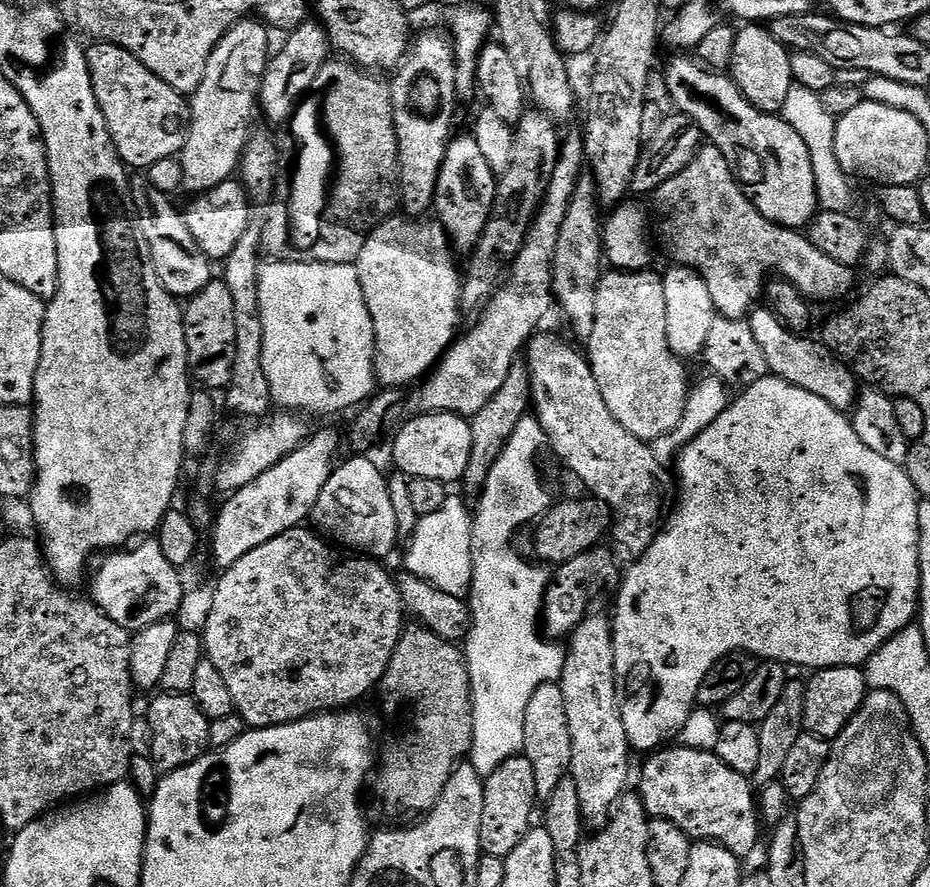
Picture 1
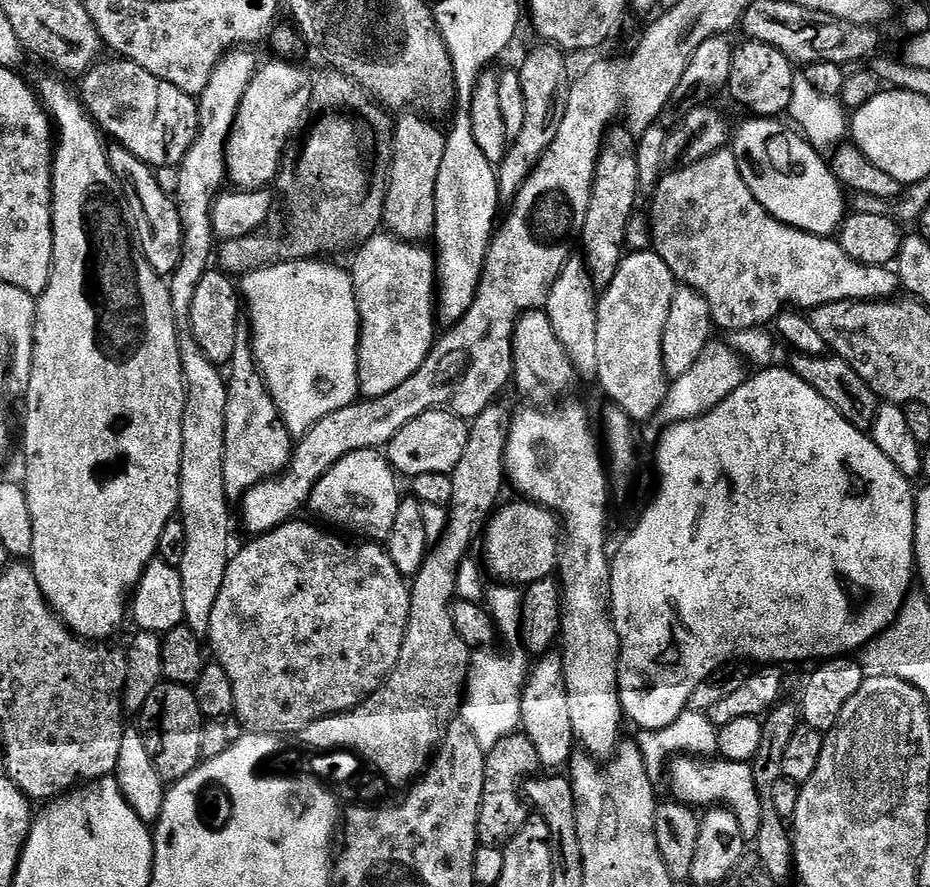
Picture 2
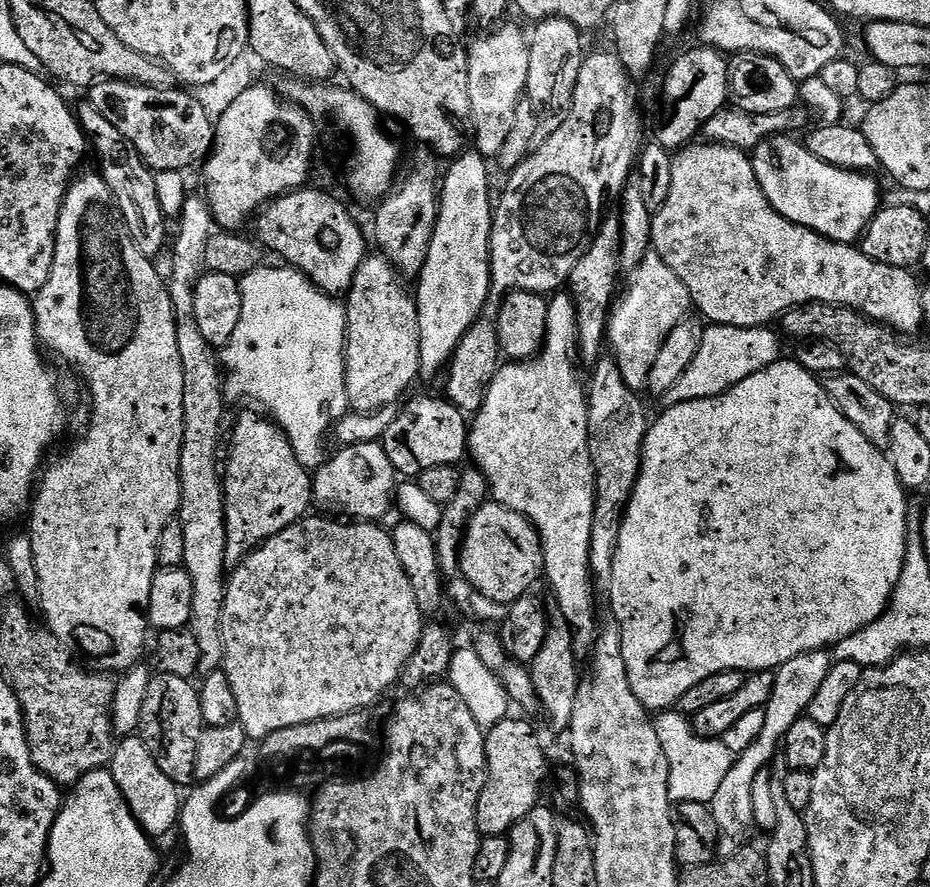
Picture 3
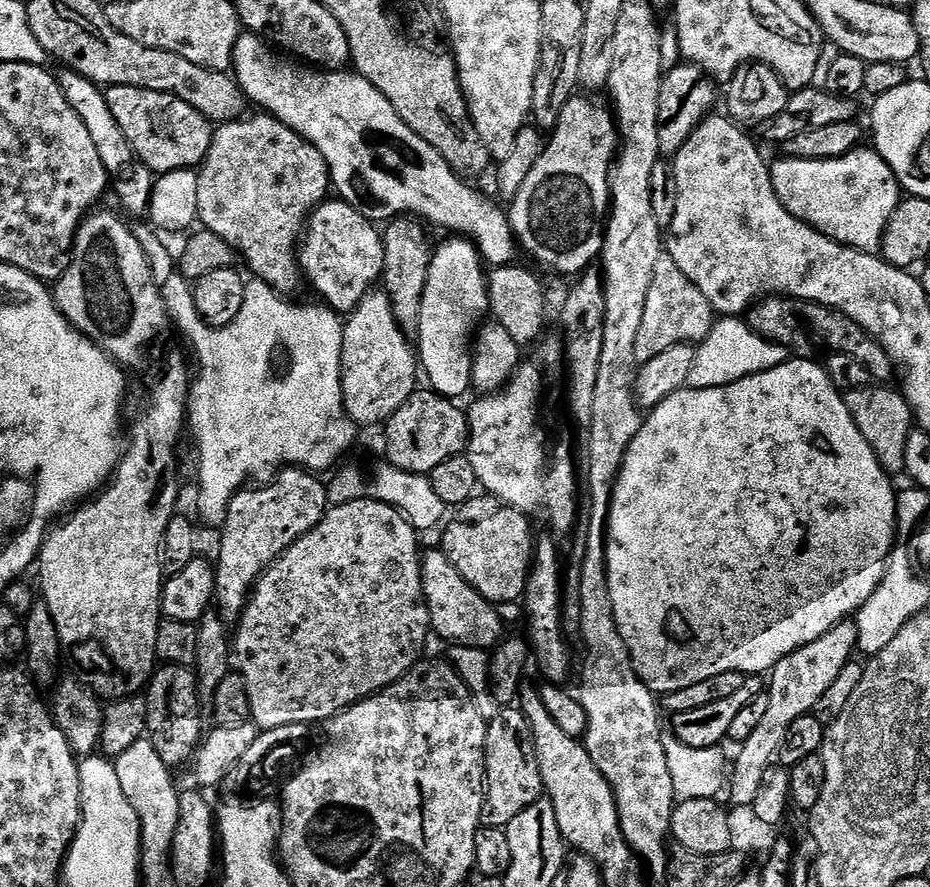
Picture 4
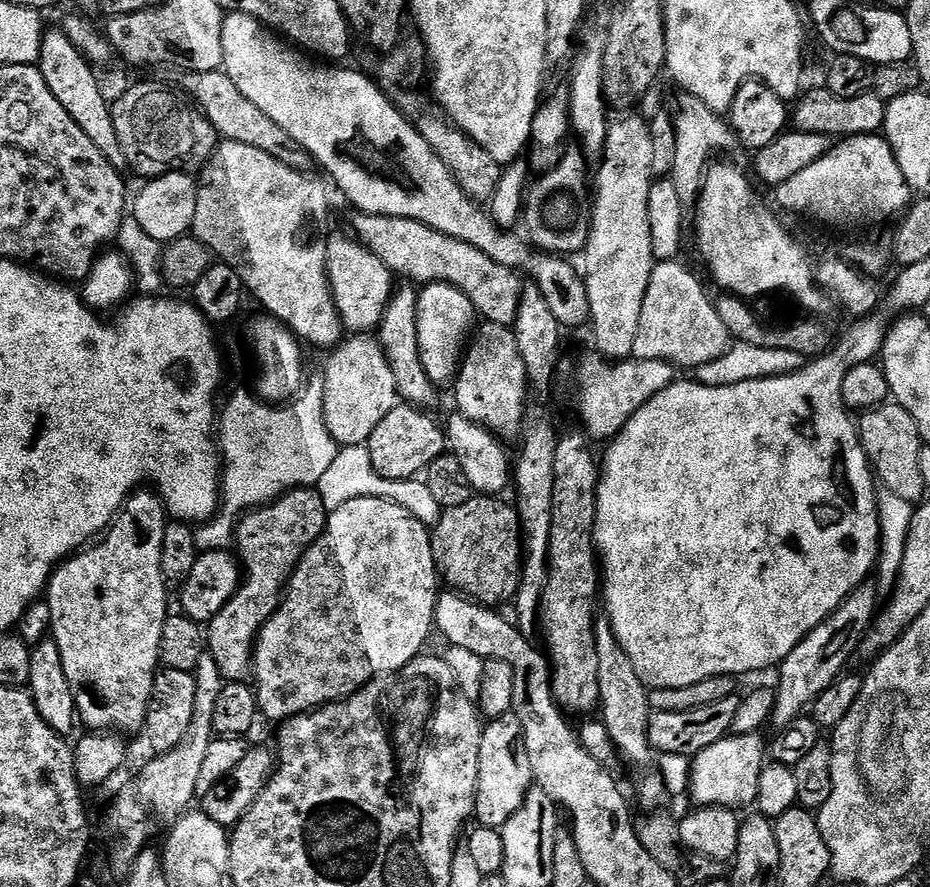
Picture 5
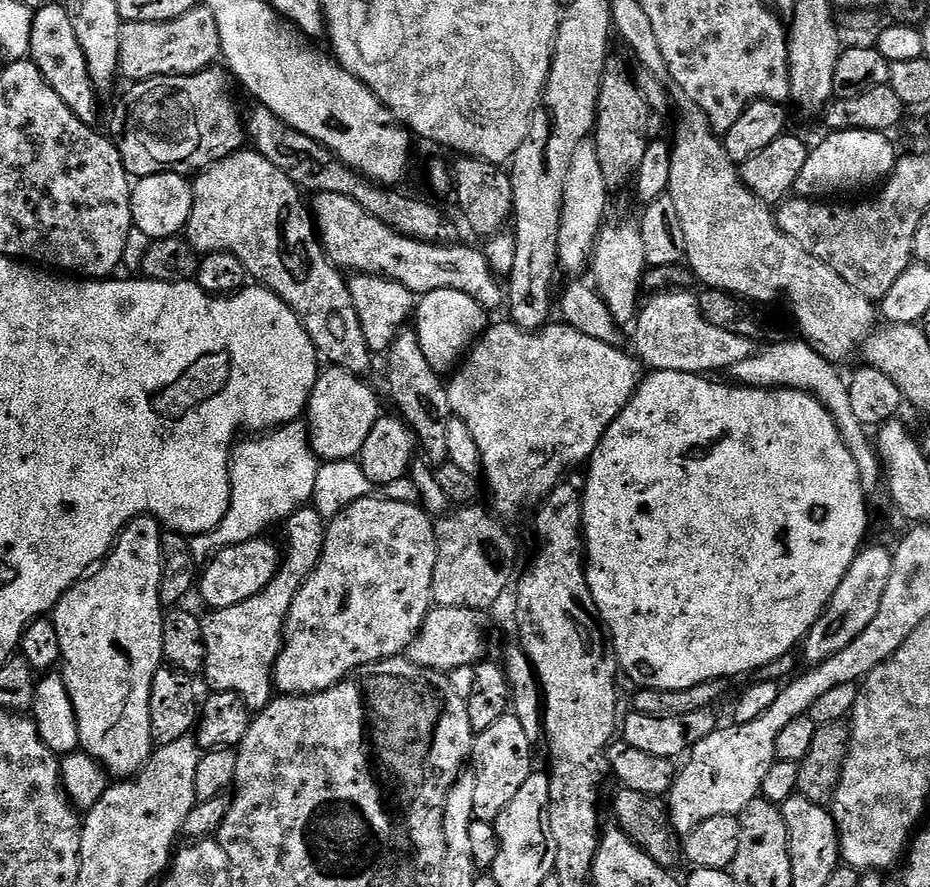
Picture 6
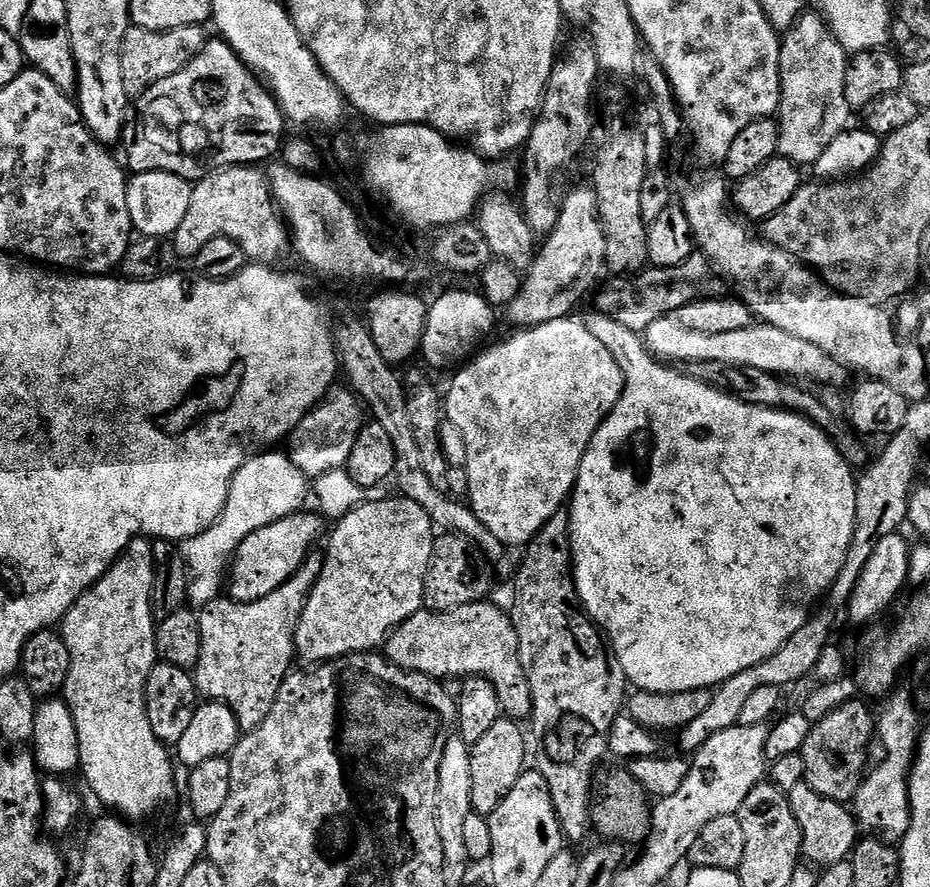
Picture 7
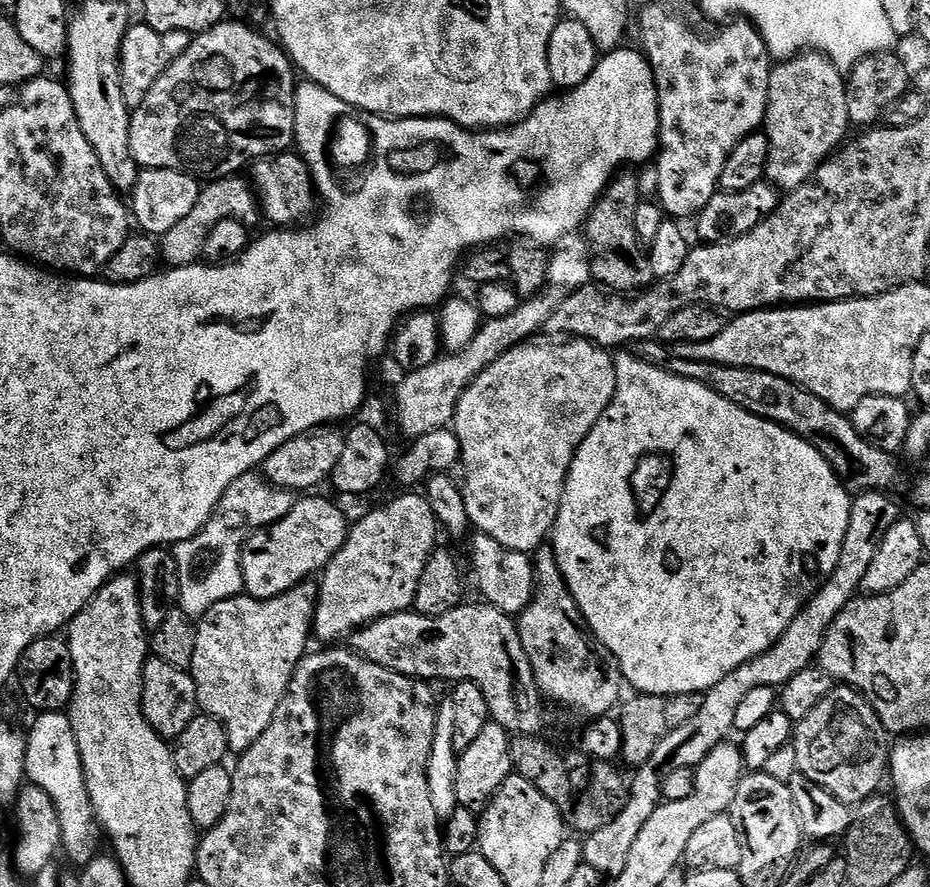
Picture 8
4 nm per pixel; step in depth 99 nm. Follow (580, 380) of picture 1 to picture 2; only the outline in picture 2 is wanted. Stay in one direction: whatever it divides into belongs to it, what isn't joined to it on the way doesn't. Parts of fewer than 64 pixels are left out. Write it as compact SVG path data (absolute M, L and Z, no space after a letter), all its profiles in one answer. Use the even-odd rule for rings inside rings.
M547 311L525 312L516 324L512 339L512 380L514 388L516 384L517 390L532 406L555 405L564 398L559 396L566 395L571 390L572 383L578 380L576 367L572 365L564 344L558 342L558 334L554 334L554 326Z

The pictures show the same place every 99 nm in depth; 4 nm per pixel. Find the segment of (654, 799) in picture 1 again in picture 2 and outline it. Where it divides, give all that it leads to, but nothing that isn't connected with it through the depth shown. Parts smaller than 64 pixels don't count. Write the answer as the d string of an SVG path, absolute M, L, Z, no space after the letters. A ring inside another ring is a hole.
M681 754L667 765L668 788L672 791L671 799L678 804L686 804L697 810L707 810L717 803L716 792L723 803L735 812L740 820L745 841L755 841L758 830L762 826L762 802L759 798L758 786L752 764L724 762L716 772L717 761L712 758L700 759Z

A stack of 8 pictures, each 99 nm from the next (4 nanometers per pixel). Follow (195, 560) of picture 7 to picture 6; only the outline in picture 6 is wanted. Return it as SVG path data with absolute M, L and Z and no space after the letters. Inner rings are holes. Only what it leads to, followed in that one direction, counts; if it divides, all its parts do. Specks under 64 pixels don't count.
M293 422L287 426L281 426L271 433L272 440L260 438L257 444L241 443L234 452L234 463L230 468L230 483L232 486L232 504L228 508L228 513L224 523L215 532L207 533L203 537L202 543L208 554L215 554L223 548L229 548L231 544L238 544L245 538L256 538L268 528L268 524L277 521L283 522L292 515L293 506L299 505L300 487L310 486L316 477L318 467L318 457L312 451L312 444L308 441L308 433L305 425L300 422Z

